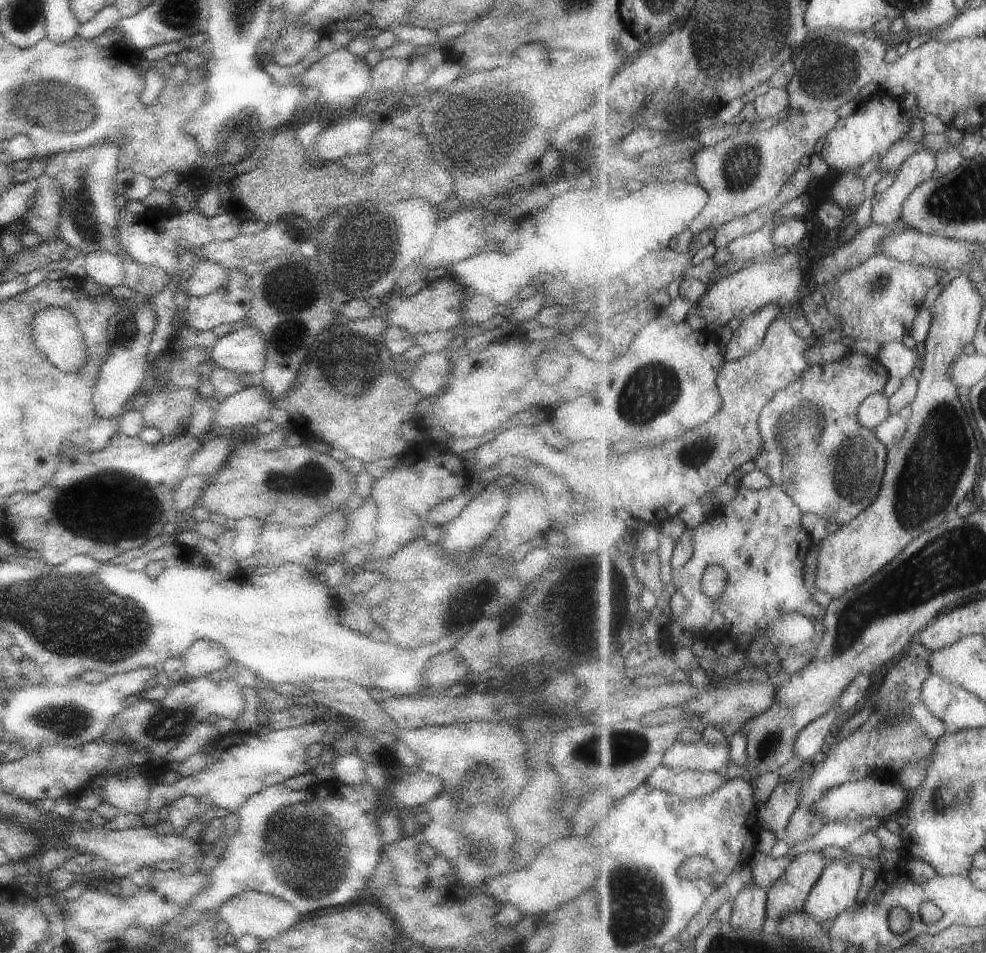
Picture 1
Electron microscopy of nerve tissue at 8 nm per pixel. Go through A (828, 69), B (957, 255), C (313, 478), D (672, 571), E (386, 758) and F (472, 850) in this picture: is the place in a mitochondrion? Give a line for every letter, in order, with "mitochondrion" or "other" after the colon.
A: mitochondrion
B: other
C: mitochondrion
D: other
E: other
F: mitochondrion

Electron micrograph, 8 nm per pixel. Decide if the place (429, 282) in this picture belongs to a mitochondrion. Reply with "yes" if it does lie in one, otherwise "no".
no

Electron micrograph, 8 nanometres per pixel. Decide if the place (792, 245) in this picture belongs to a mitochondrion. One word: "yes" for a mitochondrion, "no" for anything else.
no

